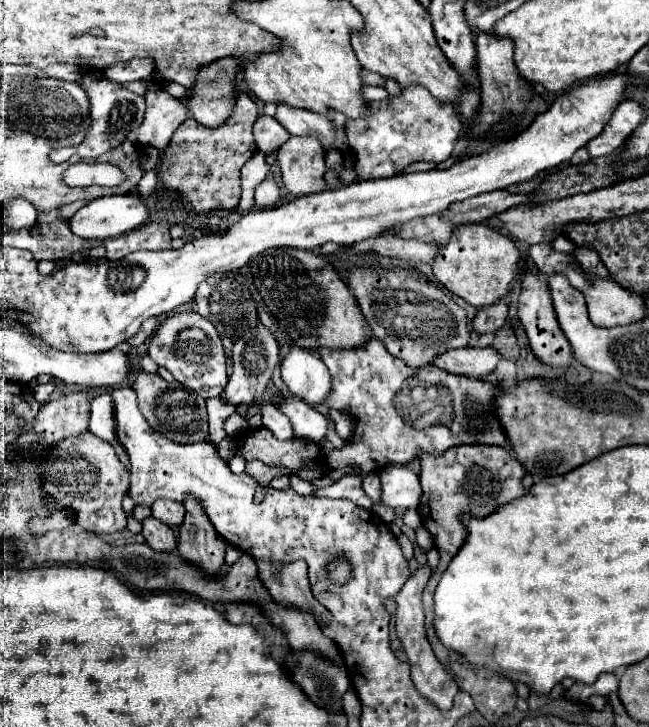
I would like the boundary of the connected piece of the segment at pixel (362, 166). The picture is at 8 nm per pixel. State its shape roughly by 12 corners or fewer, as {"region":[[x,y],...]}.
{"region":[[423,88],[347,120],[359,180],[447,160],[463,124]]}

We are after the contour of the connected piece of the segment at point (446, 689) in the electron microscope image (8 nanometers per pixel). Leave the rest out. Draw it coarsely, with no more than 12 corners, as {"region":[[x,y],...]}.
{"region":[[431,568],[407,578],[395,630],[421,696],[447,710],[459,692],[425,636],[421,592]]}

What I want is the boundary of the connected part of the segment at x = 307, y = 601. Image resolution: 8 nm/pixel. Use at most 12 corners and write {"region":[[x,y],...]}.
{"region":[[255,558],[277,602],[329,618],[311,594],[305,560]]}

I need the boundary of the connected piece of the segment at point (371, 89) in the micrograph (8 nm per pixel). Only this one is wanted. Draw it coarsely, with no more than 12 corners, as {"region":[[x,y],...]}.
{"region":[[371,85],[363,87],[363,96],[369,101],[387,101],[385,88]]}

